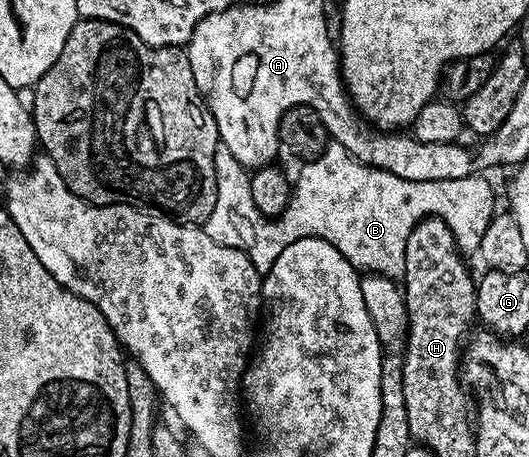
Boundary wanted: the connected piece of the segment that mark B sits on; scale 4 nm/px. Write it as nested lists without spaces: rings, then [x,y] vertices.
[[[330,141],[325,151],[310,162],[301,166],[297,180],[292,183],[292,194],[282,214],[270,220],[257,210],[252,203],[249,191],[250,175],[245,167],[240,166],[227,152],[227,148],[218,145],[215,152],[215,176],[217,177],[217,199],[211,216],[203,223],[203,229],[211,240],[224,246],[238,246],[255,264],[255,268],[263,276],[279,260],[279,252],[287,248],[287,244],[295,244],[295,240],[304,238],[322,238],[327,240],[344,256],[353,269],[358,272],[382,274],[394,280],[404,279],[405,249],[411,232],[424,218],[442,218],[451,228],[462,255],[476,255],[483,244],[483,232],[487,232],[487,224],[491,224],[495,213],[493,207],[493,190],[478,176],[470,176],[463,180],[403,180],[386,170],[368,166],[361,162],[343,144]]]

